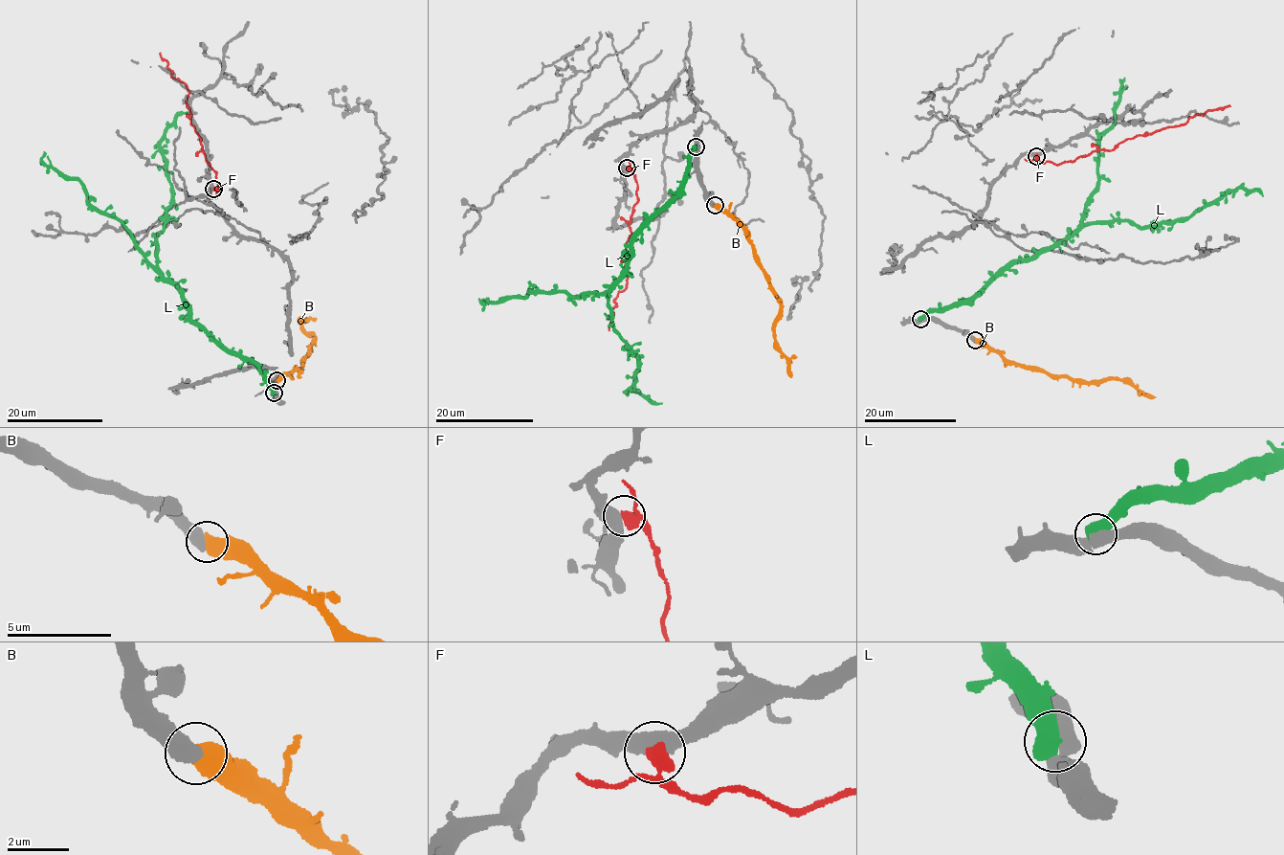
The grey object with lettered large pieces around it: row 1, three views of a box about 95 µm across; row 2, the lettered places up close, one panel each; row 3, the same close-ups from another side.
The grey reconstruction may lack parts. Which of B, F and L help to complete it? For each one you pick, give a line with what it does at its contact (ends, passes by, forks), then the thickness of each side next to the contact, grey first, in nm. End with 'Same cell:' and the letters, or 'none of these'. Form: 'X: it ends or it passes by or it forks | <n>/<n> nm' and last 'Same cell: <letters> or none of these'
B: it ends | 600/750 nm
Same cell: B

